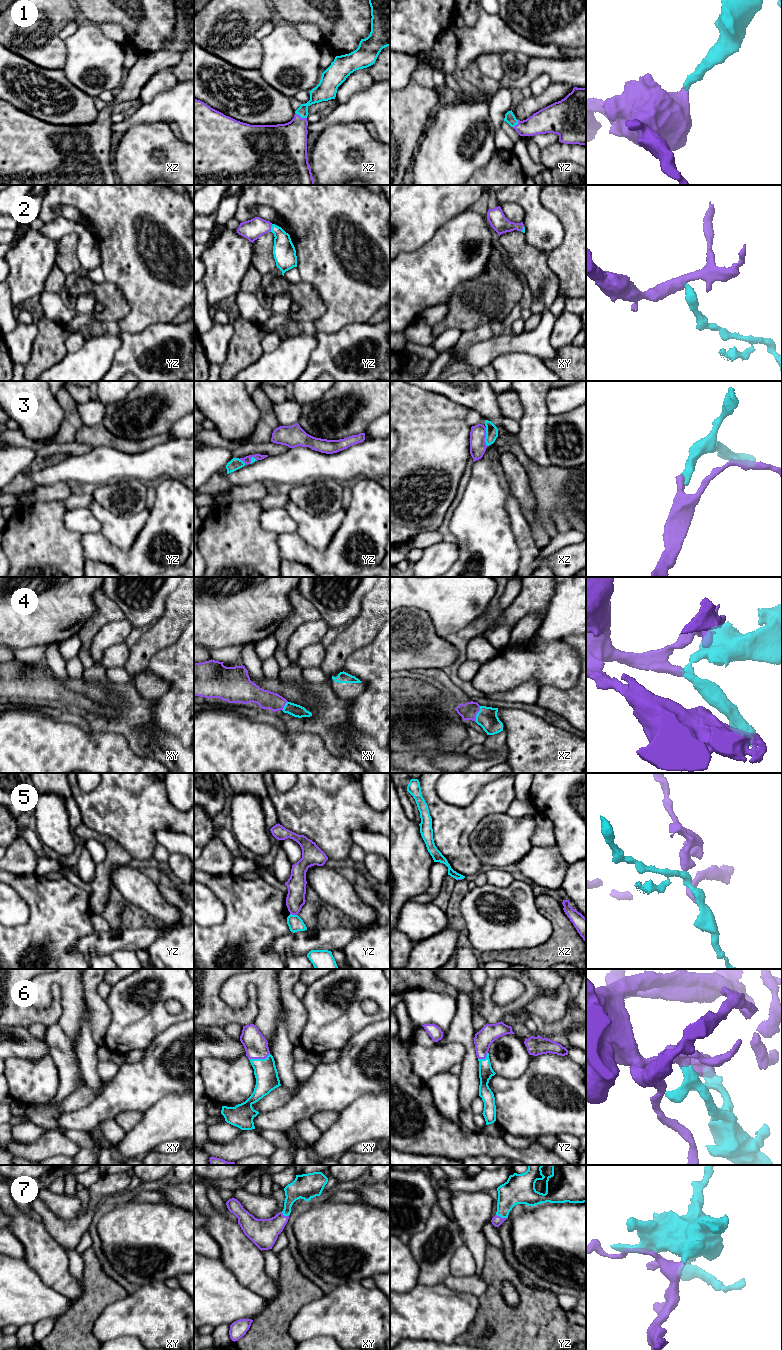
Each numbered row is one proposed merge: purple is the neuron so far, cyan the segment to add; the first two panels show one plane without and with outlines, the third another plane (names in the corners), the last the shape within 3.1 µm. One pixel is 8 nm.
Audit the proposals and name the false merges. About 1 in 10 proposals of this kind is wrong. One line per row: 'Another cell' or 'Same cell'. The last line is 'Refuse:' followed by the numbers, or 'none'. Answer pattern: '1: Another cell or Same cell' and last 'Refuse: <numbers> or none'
1: Same cell
2: Same cell
3: Same cell
4: Same cell
5: Another cell
6: Same cell
7: Same cell
Refuse: 5

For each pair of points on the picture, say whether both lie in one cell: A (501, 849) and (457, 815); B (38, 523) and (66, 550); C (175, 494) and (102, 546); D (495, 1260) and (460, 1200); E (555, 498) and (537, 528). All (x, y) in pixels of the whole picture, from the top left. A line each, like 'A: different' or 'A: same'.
A: different
B: same
C: same
D: different
E: same

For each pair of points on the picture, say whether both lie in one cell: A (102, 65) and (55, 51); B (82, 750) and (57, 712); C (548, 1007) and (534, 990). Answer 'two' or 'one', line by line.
A: two
B: two
C: two

